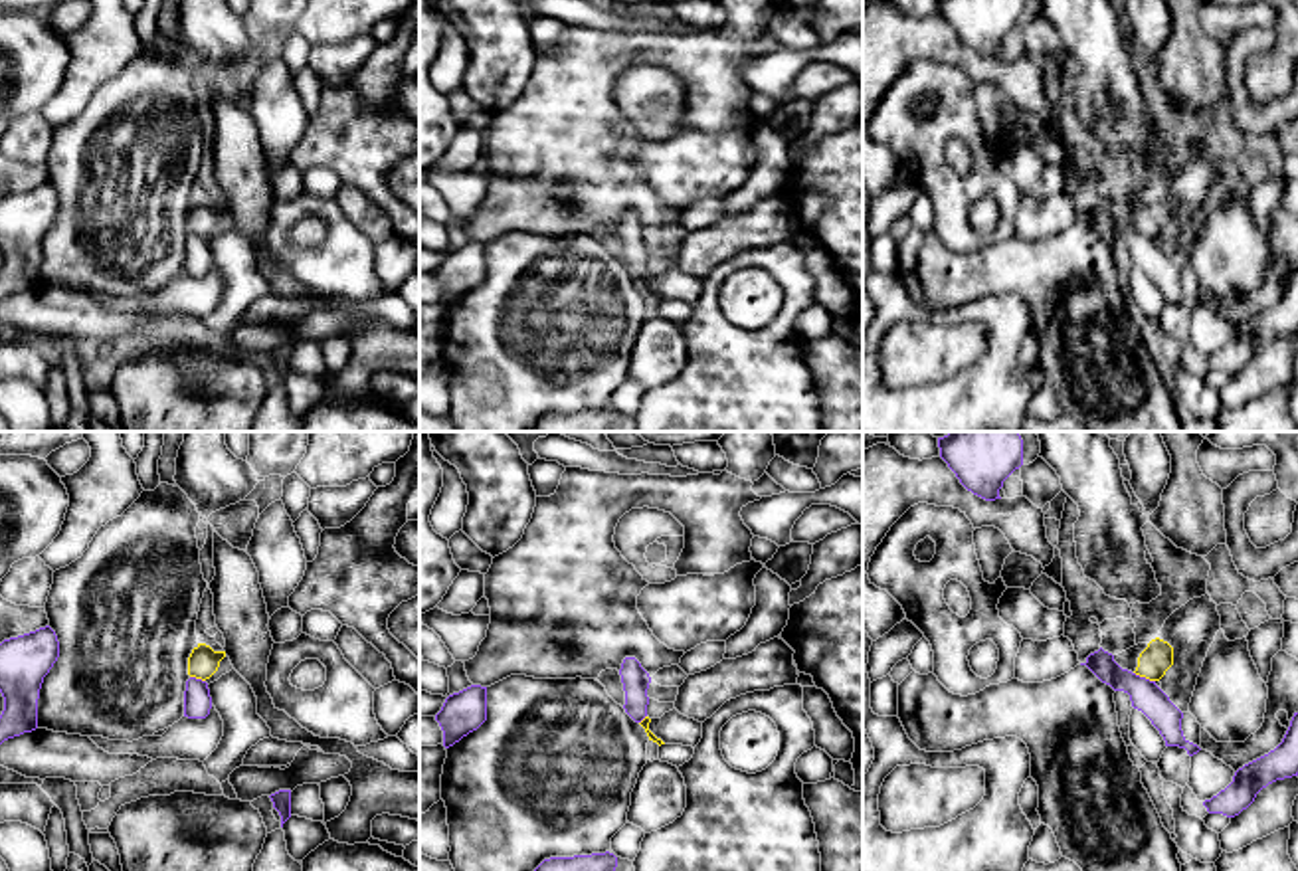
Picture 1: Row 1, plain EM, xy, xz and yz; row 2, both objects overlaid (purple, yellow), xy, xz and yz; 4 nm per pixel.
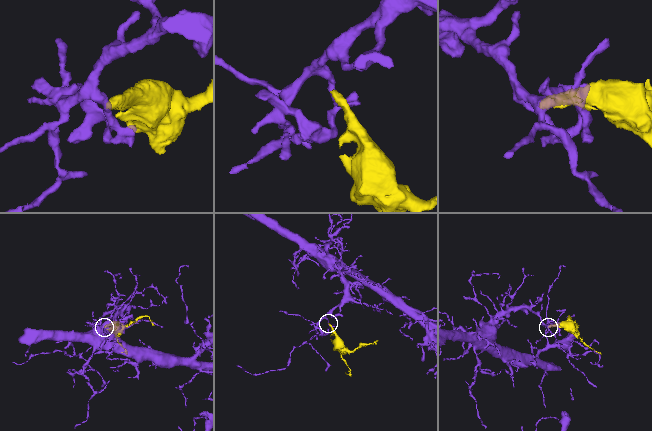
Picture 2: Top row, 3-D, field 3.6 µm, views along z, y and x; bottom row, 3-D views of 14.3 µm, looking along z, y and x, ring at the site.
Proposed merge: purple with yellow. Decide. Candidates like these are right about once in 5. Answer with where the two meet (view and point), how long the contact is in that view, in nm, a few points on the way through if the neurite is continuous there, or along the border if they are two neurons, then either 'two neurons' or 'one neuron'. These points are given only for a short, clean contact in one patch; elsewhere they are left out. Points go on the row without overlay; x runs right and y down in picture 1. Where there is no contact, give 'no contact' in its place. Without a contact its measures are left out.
meets purple in yz at (1144, 234); contact 100 nm long; border along yz (1134, 228), (1154, 238); two neurons

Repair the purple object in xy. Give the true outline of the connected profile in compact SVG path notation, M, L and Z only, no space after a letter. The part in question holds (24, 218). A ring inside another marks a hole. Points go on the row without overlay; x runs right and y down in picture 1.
M49 182L0 200L0 301L38 285L40 245L57 214L59 198Z

